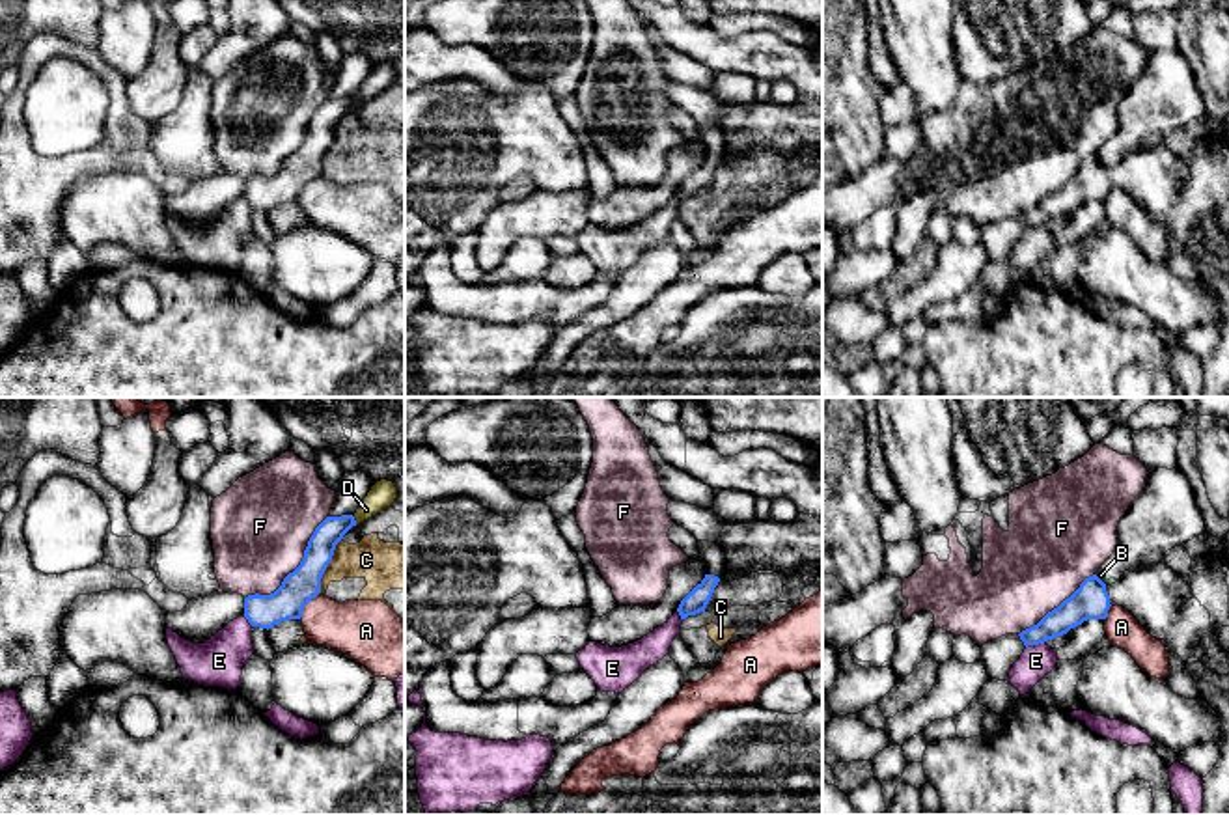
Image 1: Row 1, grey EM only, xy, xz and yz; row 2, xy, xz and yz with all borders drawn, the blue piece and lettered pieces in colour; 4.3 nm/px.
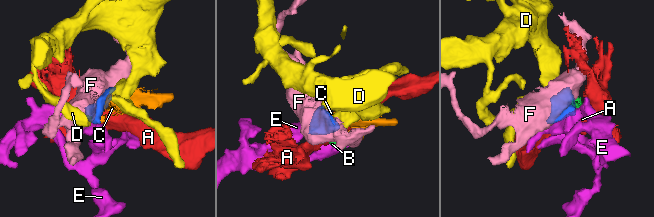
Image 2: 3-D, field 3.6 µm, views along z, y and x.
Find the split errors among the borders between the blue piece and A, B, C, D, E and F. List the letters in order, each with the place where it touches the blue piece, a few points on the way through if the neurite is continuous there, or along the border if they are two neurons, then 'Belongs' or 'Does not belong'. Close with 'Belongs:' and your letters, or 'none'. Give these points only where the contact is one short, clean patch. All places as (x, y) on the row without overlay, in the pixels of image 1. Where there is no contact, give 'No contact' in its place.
A: Touches blue at xy (304, 187). Boundary: xy (317, 176), (299, 200). Does not belong
B: Touches blue at yz (1101, 163). Boundary: yz (1095, 157), (1104, 166). Does not belong
C: Touches blue at xy (327, 148). Does not belong
D: Touches blue at xy (355, 103). Boundary: xy (351, 97), (357, 107). Does not belong
E: Touches blue at yz (1034, 226). Boundary: yz (1043, 224), (1026, 230). Does not belong
F: Touches blue at xy (297, 150). Does not belong
Belongs: none

